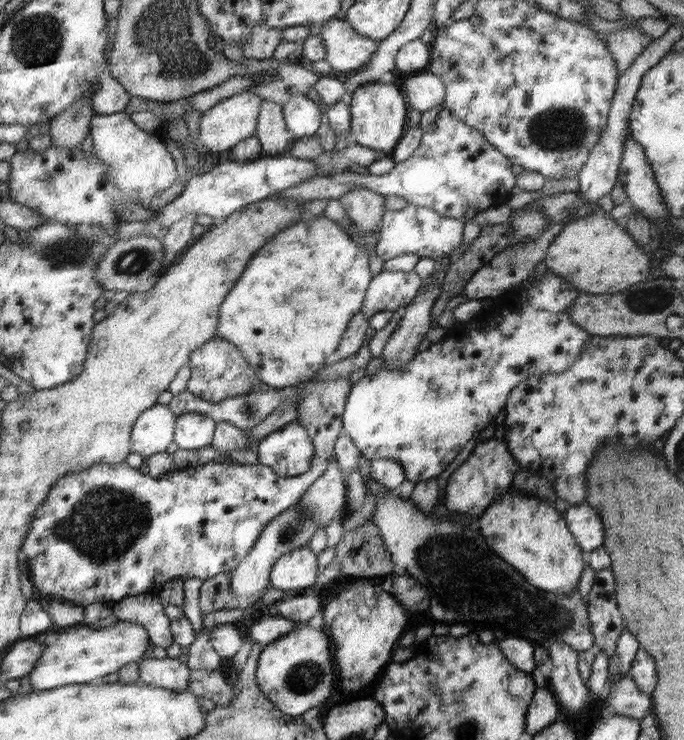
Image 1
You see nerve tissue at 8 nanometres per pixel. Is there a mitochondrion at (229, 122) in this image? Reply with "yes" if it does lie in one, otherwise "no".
no

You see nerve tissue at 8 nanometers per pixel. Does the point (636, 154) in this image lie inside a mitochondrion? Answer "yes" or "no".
no

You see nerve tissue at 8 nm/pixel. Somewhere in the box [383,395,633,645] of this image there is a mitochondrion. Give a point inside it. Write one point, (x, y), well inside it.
(423, 550)

